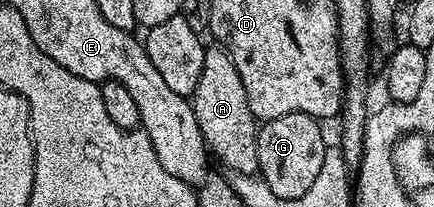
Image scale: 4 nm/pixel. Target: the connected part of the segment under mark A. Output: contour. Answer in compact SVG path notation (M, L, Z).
M211 45L204 52L204 69L200 72L200 84L196 84L194 89L192 105L207 151L217 161L219 158L229 173L257 175L260 122L254 117L252 108L248 108L248 92L244 92L244 80L240 80L236 64L232 64L228 52L221 45Z

